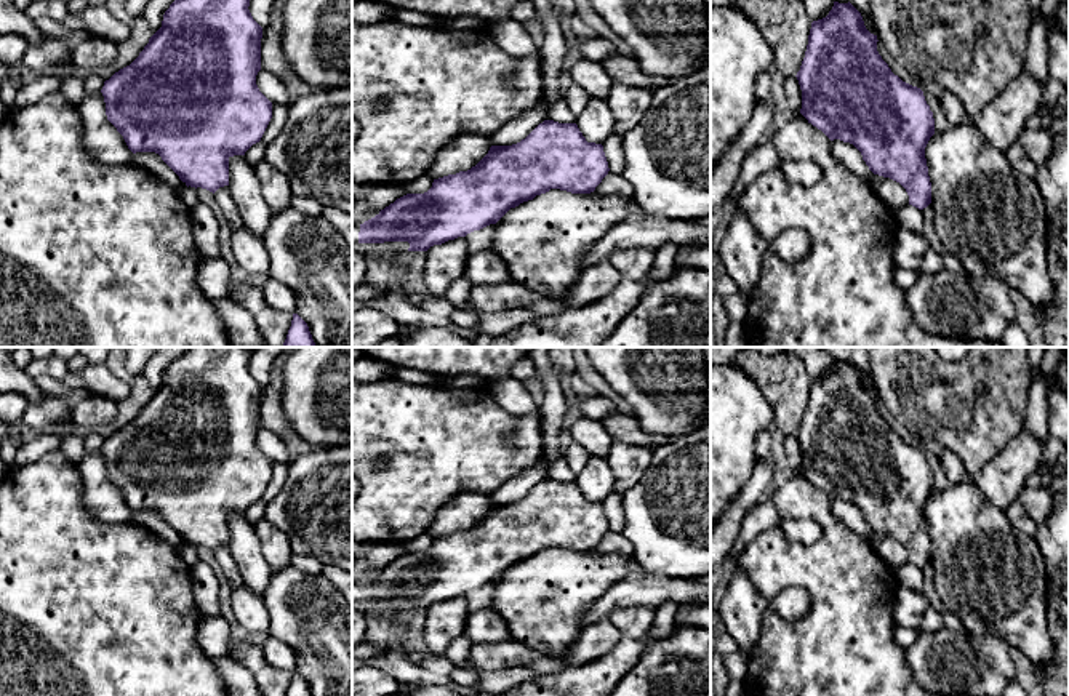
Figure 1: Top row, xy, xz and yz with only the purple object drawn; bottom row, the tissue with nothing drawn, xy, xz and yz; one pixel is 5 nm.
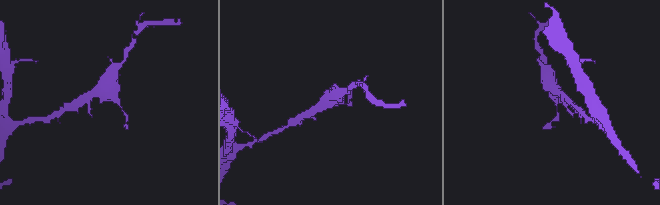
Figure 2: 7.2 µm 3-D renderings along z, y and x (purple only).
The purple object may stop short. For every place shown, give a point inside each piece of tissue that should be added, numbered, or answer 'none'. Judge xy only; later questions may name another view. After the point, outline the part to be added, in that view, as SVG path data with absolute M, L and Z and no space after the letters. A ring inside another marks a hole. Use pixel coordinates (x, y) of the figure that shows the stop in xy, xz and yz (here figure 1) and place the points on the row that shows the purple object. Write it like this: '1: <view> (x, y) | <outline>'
none

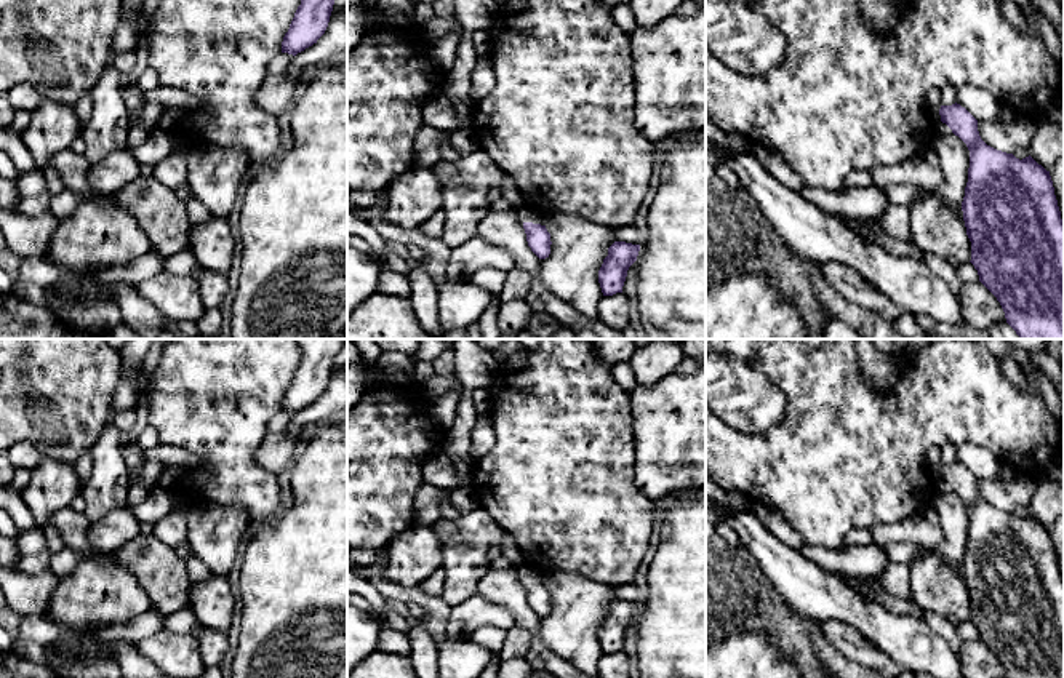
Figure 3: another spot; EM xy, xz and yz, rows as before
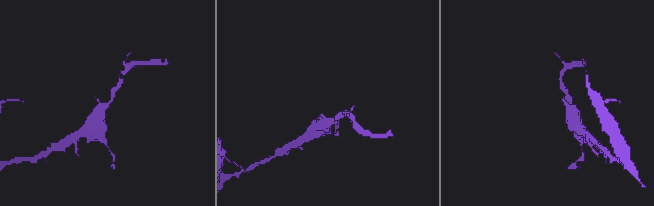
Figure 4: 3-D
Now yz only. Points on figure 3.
1: yz (938, 127) | M939 110L931 112L931 130L936 136L952 133L952 130L946 123L941 122Z

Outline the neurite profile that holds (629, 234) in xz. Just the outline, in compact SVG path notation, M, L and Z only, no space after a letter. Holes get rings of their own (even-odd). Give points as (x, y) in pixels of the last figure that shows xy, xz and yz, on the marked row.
M632 224L614 225L613 235L614 235L614 241L626 241L632 245L640 245L643 238Z

